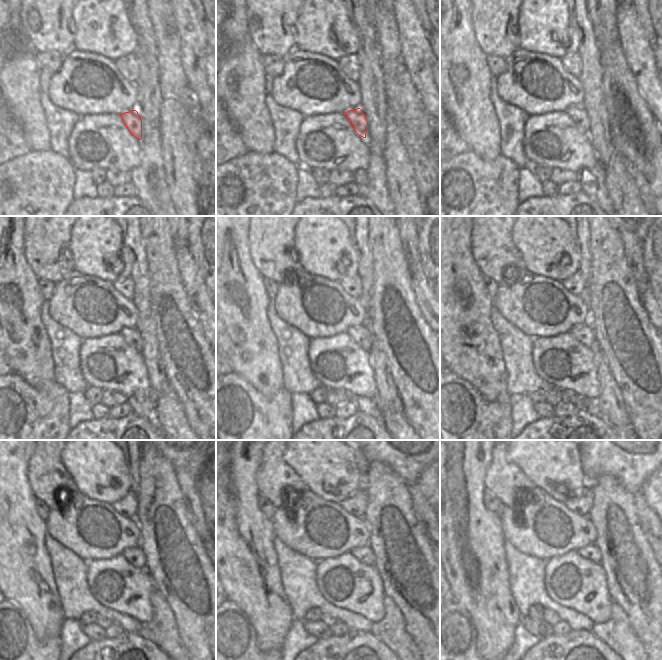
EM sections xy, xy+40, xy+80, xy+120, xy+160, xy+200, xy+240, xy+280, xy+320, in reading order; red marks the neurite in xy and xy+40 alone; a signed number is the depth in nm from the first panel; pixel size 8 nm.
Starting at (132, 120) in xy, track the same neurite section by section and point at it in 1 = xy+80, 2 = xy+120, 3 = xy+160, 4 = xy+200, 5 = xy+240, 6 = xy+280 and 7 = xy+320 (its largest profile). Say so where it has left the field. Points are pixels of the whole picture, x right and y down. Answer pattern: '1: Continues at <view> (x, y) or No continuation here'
1: Continues at xy+80 (578, 114)
2: Continues at xy+120 (131, 336)
3: Continues at xy+160 (362, 335)
4: Continues at xy+200 (584, 333)
5: Continues at xy+240 (134, 555)
6: Continues at xy+280 (365, 555)
7: Continues at xy+320 (592, 552)

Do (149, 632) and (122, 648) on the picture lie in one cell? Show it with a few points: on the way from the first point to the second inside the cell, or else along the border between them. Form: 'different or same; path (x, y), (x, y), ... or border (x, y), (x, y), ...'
different; border (137, 632), (148, 637), (160, 649)

